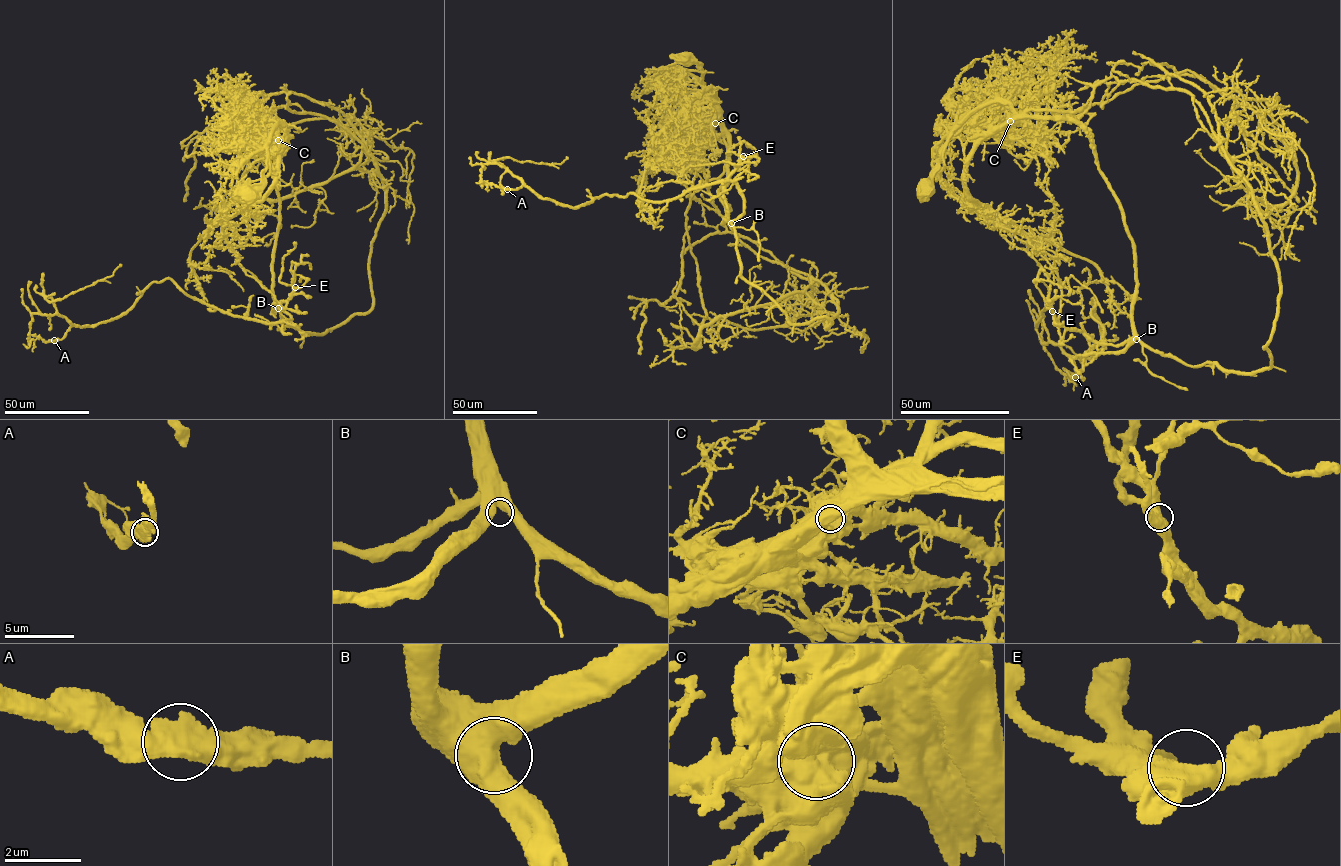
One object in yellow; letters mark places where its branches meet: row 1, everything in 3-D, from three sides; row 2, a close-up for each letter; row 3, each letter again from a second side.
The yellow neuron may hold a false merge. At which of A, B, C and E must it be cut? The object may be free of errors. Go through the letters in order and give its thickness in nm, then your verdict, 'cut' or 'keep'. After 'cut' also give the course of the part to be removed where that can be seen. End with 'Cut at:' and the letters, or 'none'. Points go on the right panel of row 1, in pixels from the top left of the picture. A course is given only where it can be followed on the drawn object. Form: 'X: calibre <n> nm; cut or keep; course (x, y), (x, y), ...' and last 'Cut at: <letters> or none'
A: calibre 650 nm; keep
B: calibre 550 nm; keep
C: calibre 850 nm; cut; course (1010, 122), (1189, 70), (1291, 152), (1295, 192), (1256, 200), (1233, 166), (1257, 142), (1290, 152), (1287, 177)
E: calibre 600 nm; keep
Cut at: C

